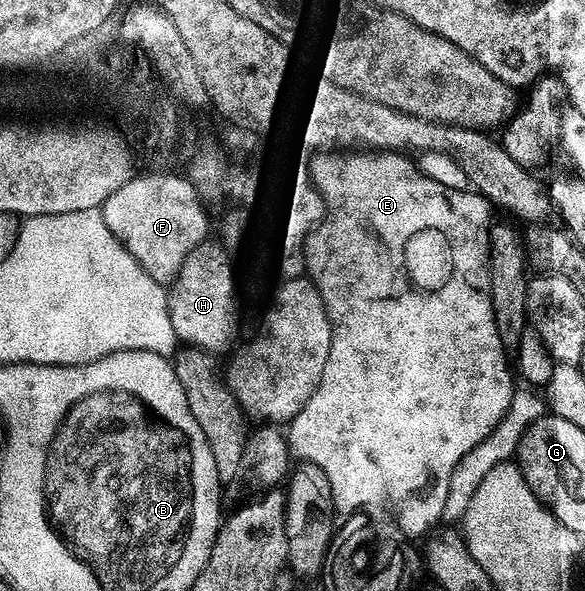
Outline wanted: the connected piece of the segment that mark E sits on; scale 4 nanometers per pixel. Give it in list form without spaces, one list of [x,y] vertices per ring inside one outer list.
[[[349,151],[346,157],[341,157],[337,162],[325,161],[318,167],[317,173],[315,169],[315,179],[322,190],[330,189],[331,192],[337,193],[337,197],[341,200],[341,214],[337,217],[337,226],[333,229],[333,234],[329,237],[329,250],[325,253],[325,266],[321,269],[321,281],[319,285],[322,290],[322,296],[326,299],[326,308],[330,313],[330,320],[334,326],[333,346],[331,347],[331,355],[327,367],[323,371],[323,379],[319,383],[319,387],[311,395],[311,399],[307,399],[307,403],[302,407],[299,415],[293,417],[293,420],[287,425],[287,440],[289,443],[289,452],[294,458],[300,459],[302,462],[310,465],[318,465],[323,471],[323,475],[329,481],[330,491],[332,493],[334,506],[338,510],[341,509],[345,513],[353,513],[356,509],[369,509],[372,505],[378,505],[381,509],[393,509],[393,513],[397,516],[397,521],[401,524],[401,529],[409,537],[424,538],[426,534],[434,528],[433,524],[440,522],[444,515],[444,505],[447,503],[448,487],[451,484],[451,475],[455,471],[456,464],[473,447],[483,442],[493,431],[496,425],[503,419],[505,412],[508,410],[508,404],[511,403],[512,395],[515,390],[515,373],[511,368],[510,358],[505,352],[503,343],[499,339],[499,331],[495,323],[495,311],[493,310],[493,300],[491,299],[491,283],[489,282],[489,232],[494,224],[494,210],[491,208],[491,202],[483,193],[464,189],[448,189],[443,183],[437,182],[428,176],[424,168],[420,164],[416,165],[412,156],[406,155],[401,151]]]

